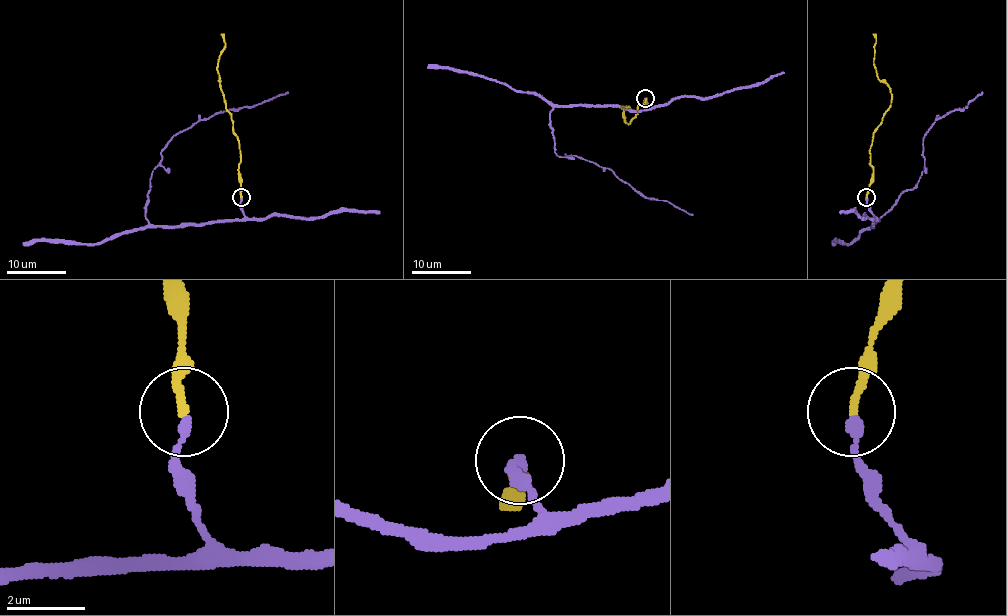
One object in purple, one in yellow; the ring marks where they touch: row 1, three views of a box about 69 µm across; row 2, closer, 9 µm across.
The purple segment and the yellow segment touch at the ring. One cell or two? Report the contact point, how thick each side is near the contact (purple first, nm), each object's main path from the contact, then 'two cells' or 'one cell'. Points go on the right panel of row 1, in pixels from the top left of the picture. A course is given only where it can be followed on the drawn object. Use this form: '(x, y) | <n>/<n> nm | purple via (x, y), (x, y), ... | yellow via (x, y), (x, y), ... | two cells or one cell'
(866, 197) | 240/200 nm | purple via (866, 197), (877, 219), (873, 225), (918, 182), (924, 169), (922, 139), (934, 121), (961, 110), (982, 91) | yellow via (866, 197), (873, 172), (873, 131), (891, 103), (891, 89), (877, 77), (873, 63), (873, 34) | one cell

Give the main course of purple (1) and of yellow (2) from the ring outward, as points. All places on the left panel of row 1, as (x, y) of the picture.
1: (241, 197), (241, 219), (152, 225), (146, 219), (150, 176), (171, 139), (219, 112), (264, 103), (288, 91)
2: (241, 197), (240, 145), (219, 77), (217, 63), (225, 46), (220, 34)

